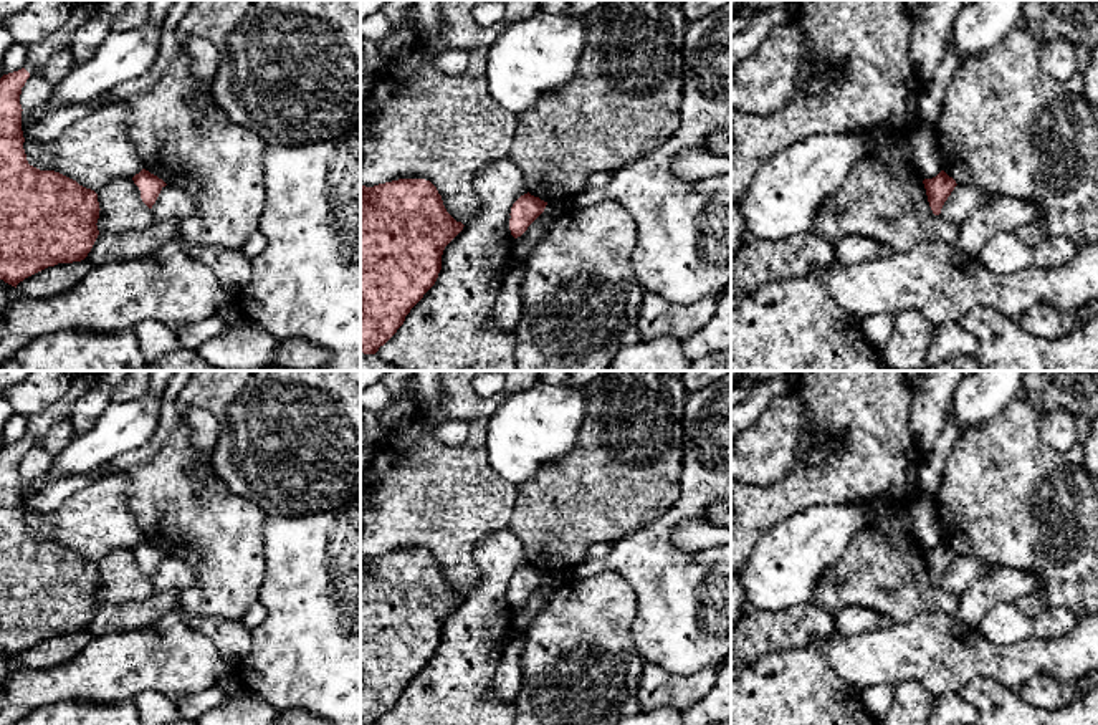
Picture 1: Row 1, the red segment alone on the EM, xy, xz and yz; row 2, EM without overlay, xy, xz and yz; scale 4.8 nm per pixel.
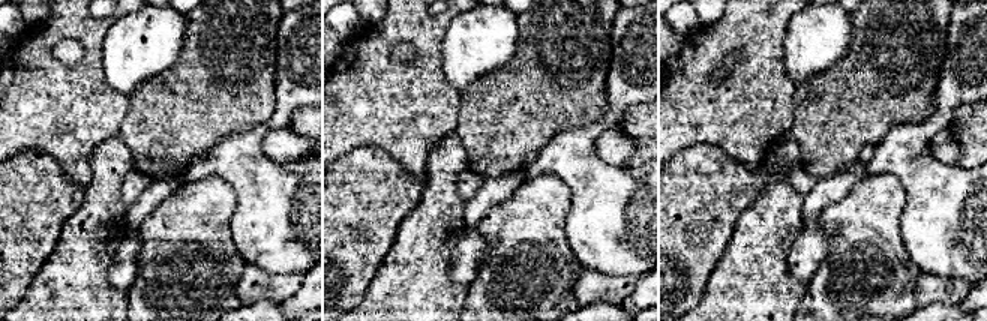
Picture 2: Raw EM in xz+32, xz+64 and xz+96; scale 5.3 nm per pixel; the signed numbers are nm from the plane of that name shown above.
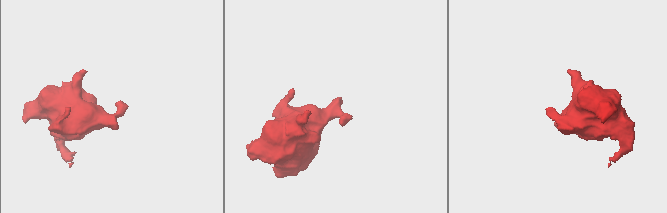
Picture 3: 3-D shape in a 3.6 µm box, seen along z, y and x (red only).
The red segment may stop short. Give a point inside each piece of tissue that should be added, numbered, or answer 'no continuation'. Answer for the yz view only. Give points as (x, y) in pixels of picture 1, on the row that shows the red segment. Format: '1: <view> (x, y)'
no continuation

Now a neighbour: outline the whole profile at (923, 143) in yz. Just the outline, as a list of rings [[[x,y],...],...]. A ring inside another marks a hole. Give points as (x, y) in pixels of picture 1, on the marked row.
[[[923,124],[905,139],[913,151],[921,177],[936,177],[943,170],[943,154],[934,131]]]

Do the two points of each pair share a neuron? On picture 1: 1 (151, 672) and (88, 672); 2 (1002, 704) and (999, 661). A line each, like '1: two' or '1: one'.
1: one
2: two

